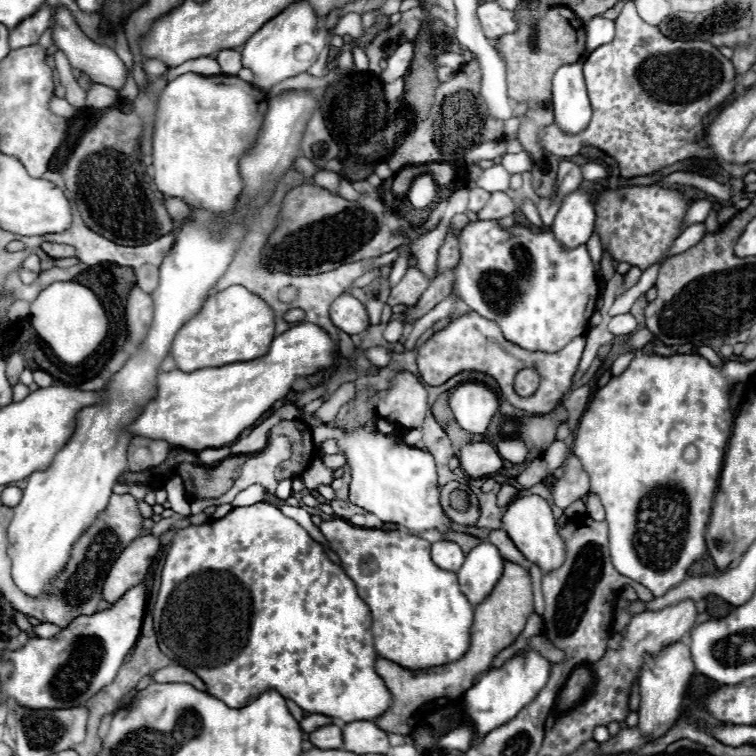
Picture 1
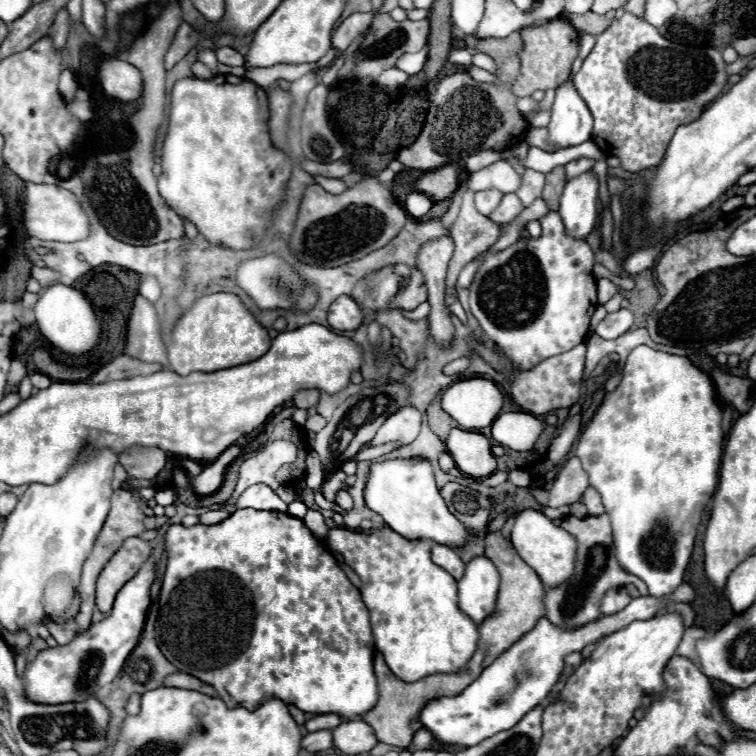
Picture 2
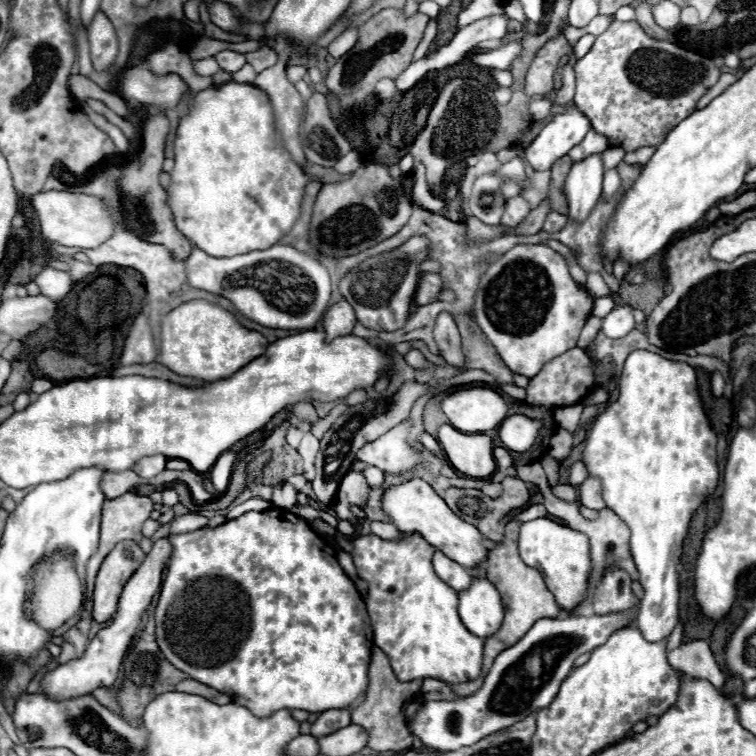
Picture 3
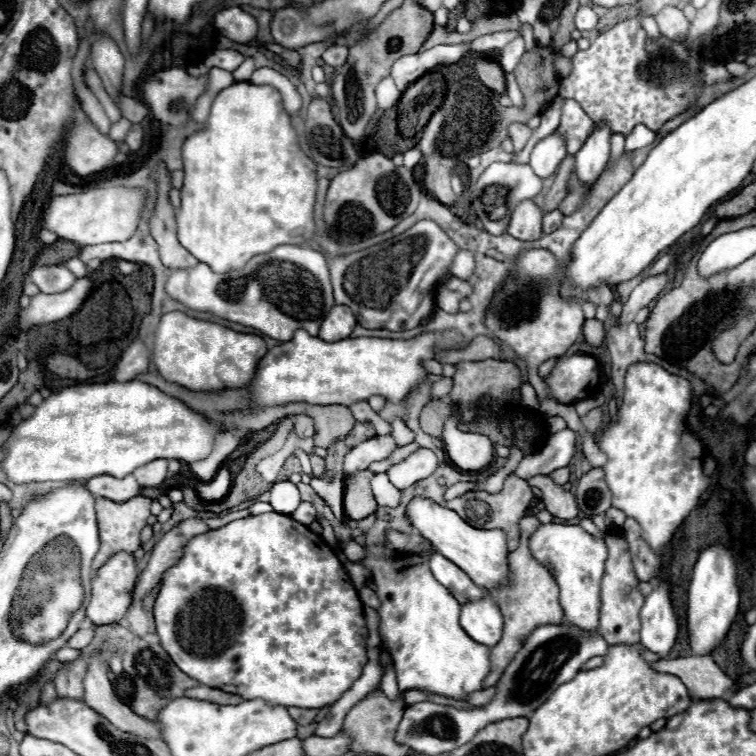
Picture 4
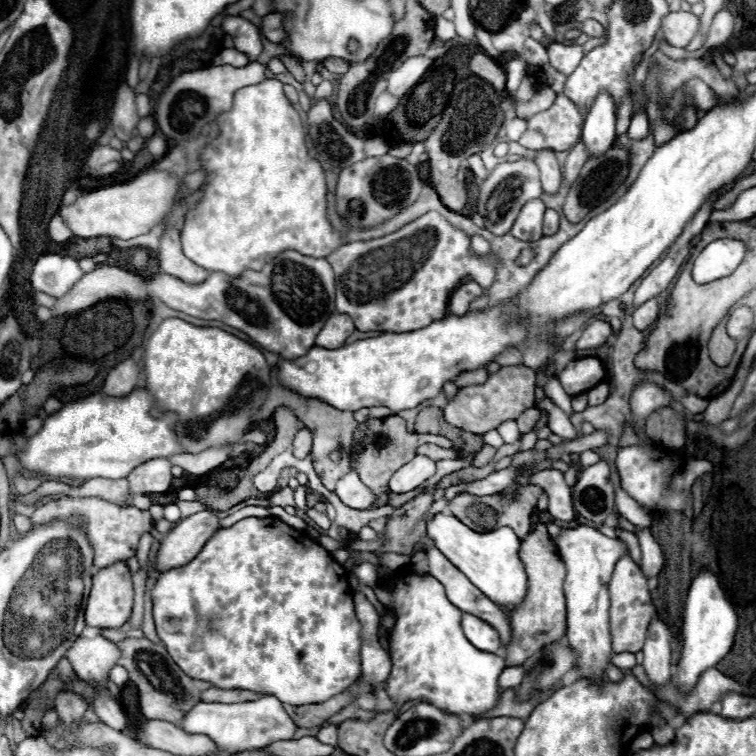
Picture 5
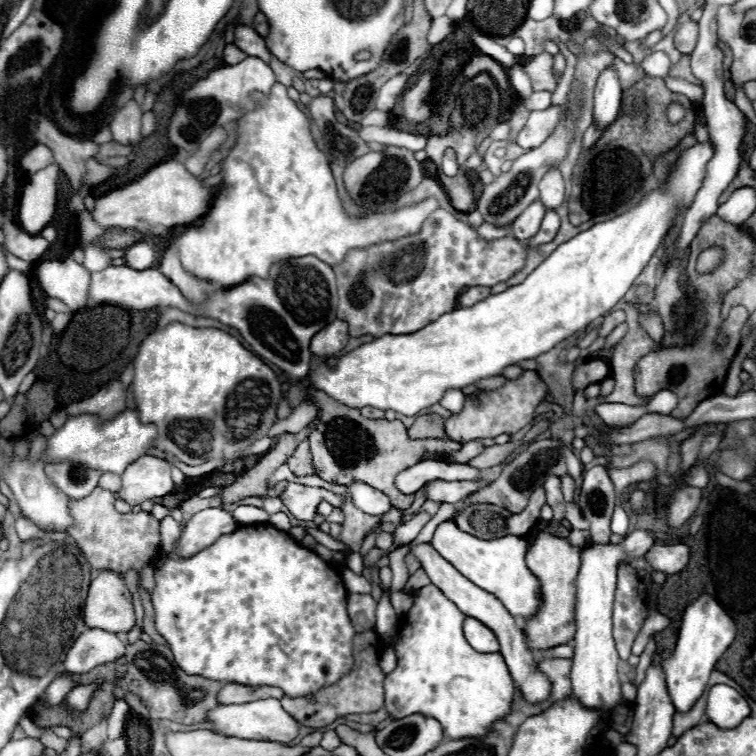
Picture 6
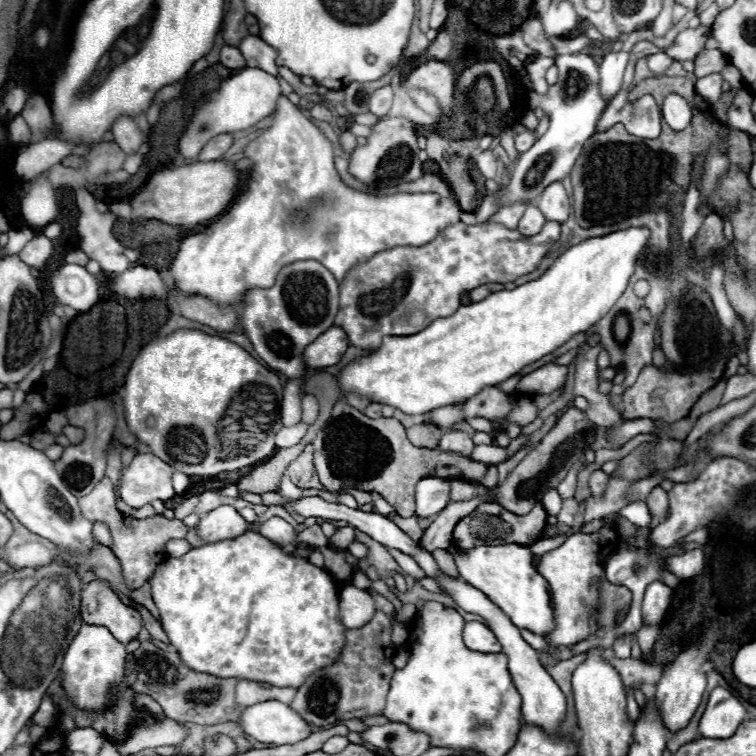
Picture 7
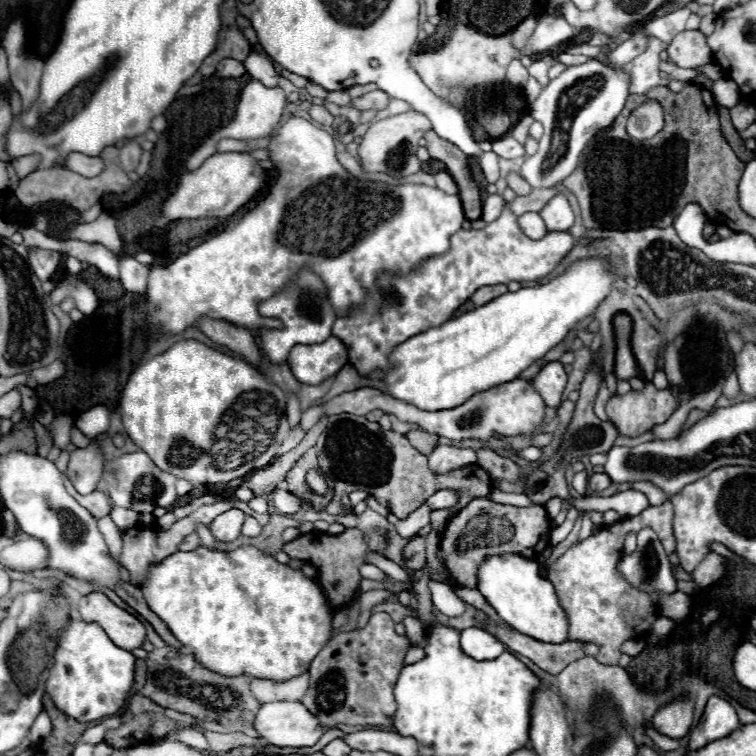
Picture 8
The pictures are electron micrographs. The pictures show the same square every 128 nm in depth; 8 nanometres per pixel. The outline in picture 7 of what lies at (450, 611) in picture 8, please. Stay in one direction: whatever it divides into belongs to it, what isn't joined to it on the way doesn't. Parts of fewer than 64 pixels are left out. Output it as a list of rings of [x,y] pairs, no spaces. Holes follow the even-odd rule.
[[[387,547],[387,550],[405,573],[416,577],[417,579],[426,577],[424,571],[418,566],[413,558],[408,555],[403,555],[402,552],[393,548]]]

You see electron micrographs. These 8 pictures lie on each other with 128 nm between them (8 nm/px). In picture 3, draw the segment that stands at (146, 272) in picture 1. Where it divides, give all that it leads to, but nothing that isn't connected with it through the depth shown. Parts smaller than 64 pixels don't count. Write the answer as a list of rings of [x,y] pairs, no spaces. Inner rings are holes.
[[[190,300],[180,304],[168,312],[166,318],[162,316],[160,322],[150,323],[150,328],[158,352],[154,362],[168,366],[180,376],[190,376],[206,382],[232,376],[242,366],[262,356],[268,348],[268,340],[260,332],[244,328],[232,312],[208,300]]]

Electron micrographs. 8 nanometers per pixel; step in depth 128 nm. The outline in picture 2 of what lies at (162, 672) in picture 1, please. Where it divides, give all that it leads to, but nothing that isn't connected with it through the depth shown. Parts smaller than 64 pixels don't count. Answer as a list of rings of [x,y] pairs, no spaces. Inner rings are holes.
[[[174,672],[174,674],[166,676],[166,678],[164,678],[164,686],[196,690],[196,692],[202,692],[202,694],[208,694],[208,696],[214,696],[214,698],[216,698],[216,690],[214,690],[212,686],[208,686],[206,682],[190,676],[190,674],[184,674],[184,672]]]

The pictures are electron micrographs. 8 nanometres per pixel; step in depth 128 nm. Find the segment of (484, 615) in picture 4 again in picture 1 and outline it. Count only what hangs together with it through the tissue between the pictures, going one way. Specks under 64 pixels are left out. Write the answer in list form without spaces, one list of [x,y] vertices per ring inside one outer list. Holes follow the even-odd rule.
[[[486,540],[466,554],[466,560],[456,574],[462,592],[476,606],[482,602],[482,598],[486,598],[486,594],[490,594],[494,582],[498,582],[502,576],[502,570],[504,558],[500,556],[498,548]]]

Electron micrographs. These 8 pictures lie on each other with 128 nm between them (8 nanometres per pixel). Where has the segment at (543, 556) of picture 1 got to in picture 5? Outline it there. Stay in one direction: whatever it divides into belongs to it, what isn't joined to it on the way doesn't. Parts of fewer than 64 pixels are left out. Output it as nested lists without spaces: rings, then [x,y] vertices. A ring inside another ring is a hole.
[[[592,526],[562,528],[558,536],[550,536],[560,560],[566,566],[564,578],[564,596],[568,610],[568,630],[566,638],[570,646],[578,652],[578,670],[584,678],[602,680],[604,666],[610,662],[612,640],[608,630],[608,580],[618,558],[628,550],[622,540],[608,538]]]

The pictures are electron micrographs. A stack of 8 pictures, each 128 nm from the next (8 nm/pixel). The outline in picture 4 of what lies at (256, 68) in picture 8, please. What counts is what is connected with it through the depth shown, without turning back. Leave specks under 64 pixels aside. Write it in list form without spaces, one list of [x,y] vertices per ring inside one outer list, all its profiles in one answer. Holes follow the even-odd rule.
[[[226,8],[226,10],[220,10],[216,16],[214,16],[214,26],[218,28],[218,32],[234,42],[240,42],[240,44],[246,44],[250,40],[256,38],[256,30],[258,30],[258,24],[256,20],[242,12],[240,8]]]

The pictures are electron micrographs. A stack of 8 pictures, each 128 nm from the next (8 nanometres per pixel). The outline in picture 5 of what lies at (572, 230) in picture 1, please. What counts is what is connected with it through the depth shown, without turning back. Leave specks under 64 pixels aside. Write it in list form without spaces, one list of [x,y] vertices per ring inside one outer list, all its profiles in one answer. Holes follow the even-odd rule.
[[[602,92],[598,94],[594,106],[590,108],[582,130],[582,142],[590,158],[602,156],[606,150],[612,148],[616,138],[614,126],[616,126],[616,108],[612,96]]]

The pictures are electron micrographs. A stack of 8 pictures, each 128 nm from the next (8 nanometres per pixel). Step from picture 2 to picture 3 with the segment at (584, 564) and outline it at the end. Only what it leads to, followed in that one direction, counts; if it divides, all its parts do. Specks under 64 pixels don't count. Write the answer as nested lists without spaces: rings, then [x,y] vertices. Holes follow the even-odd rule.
[[[540,464],[516,466],[516,470],[518,470],[518,478],[520,478],[520,480],[532,482],[532,484],[536,484],[536,486],[542,490],[542,494],[544,494],[544,506],[546,506],[548,514],[562,518],[568,528],[586,534],[588,540],[590,540],[592,570],[590,570],[590,576],[588,576],[588,594],[586,594],[586,600],[584,600],[580,606],[576,606],[574,610],[568,610],[566,616],[578,616],[578,610],[580,610],[586,602],[592,600],[596,586],[598,586],[598,582],[602,580],[602,576],[604,576],[604,572],[606,572],[608,568],[620,568],[620,570],[628,572],[628,576],[630,576],[632,580],[638,578],[638,570],[636,570],[636,566],[634,566],[634,560],[630,558],[630,548],[628,548],[628,536],[630,536],[628,526],[626,526],[612,510],[604,508],[604,510],[600,510],[600,514],[598,514],[596,520],[586,520],[586,518],[578,512],[578,504],[568,504],[568,502],[564,502],[564,500],[560,500],[560,498],[556,498],[556,496],[552,494],[552,490],[550,490],[550,486],[548,486],[548,480],[546,480],[546,474],[544,474],[544,470],[542,470]]]

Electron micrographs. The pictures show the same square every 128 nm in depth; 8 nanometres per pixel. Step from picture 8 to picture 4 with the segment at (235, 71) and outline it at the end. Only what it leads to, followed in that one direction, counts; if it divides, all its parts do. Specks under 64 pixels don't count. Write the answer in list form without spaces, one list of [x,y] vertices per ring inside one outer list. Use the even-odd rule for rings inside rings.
[[[214,50],[206,60],[204,64],[208,68],[222,68],[222,70],[236,70],[242,62],[246,60],[246,56],[242,56],[240,52],[236,50]]]

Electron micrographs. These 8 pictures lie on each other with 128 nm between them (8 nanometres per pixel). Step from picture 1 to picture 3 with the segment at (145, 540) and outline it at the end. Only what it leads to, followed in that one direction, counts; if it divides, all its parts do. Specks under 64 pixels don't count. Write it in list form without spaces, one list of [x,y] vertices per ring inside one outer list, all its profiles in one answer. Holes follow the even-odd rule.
[[[126,540],[120,542],[102,562],[98,572],[98,584],[94,588],[94,620],[106,622],[112,618],[118,606],[120,592],[130,576],[138,570],[146,554],[142,552],[140,544]]]

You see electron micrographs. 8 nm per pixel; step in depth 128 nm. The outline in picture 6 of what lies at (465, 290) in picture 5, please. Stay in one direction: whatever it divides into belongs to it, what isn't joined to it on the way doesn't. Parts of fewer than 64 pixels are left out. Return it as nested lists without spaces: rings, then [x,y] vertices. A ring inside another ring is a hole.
[[[472,286],[472,288],[468,288],[466,292],[462,292],[462,294],[458,296],[458,306],[460,306],[460,308],[474,306],[474,304],[478,304],[480,300],[484,300],[484,298],[488,298],[488,296],[490,296],[490,288]]]

